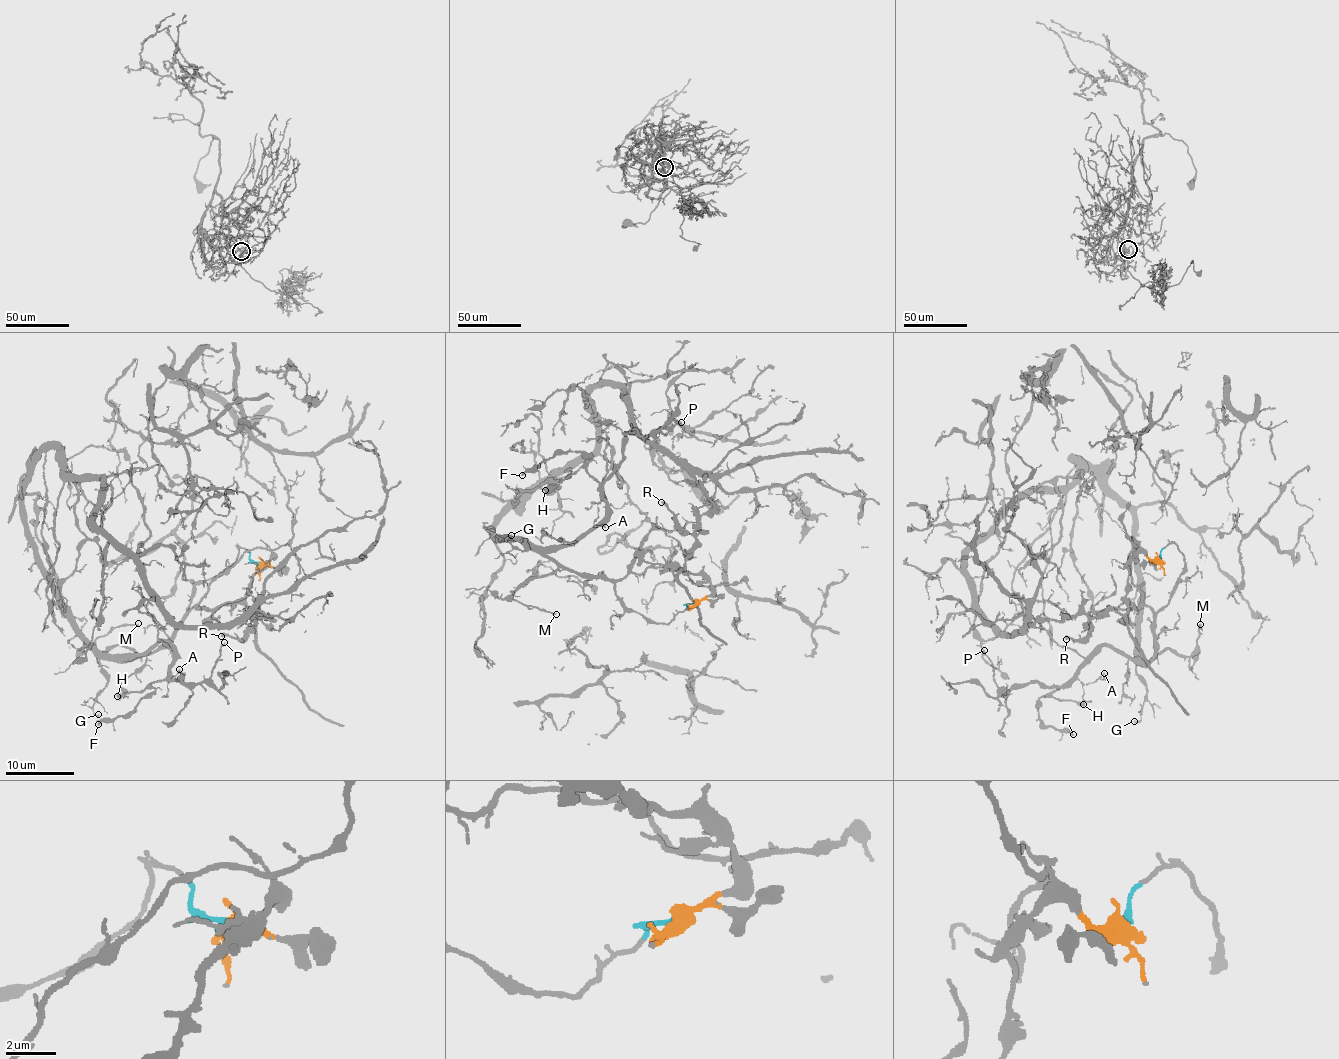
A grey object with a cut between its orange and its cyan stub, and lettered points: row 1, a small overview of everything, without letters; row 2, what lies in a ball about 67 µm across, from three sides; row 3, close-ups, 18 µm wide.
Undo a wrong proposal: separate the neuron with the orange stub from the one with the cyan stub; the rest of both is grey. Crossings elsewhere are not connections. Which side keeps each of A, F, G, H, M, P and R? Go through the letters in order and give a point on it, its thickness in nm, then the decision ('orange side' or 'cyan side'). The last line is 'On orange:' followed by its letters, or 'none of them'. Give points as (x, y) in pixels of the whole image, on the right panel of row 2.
A: (1104, 673) | 140 nm | cyan side
F: (1073, 734) | 200 nm | cyan side
G: (1134, 721) | 130 nm | cyan side
H: (1083, 704) | 500 nm | cyan side
M: (1200, 624) | 140 nm | cyan side
P: (984, 650) | 160 nm | cyan side
R: (1066, 639) | 300 nm | orange side
On orange: R

